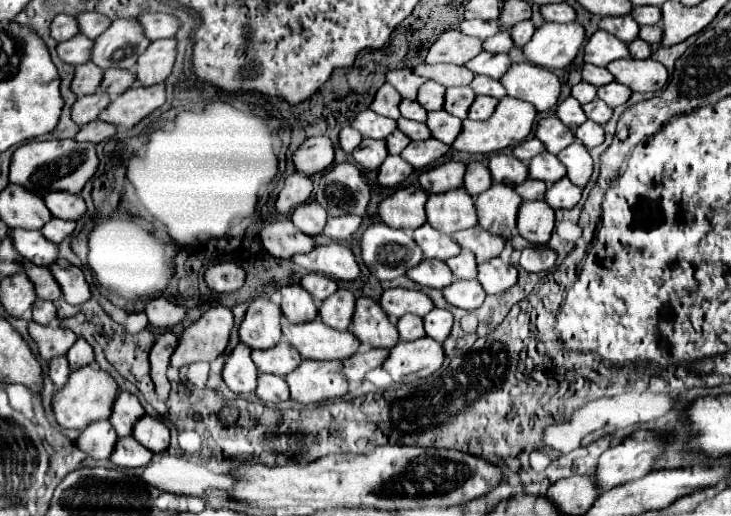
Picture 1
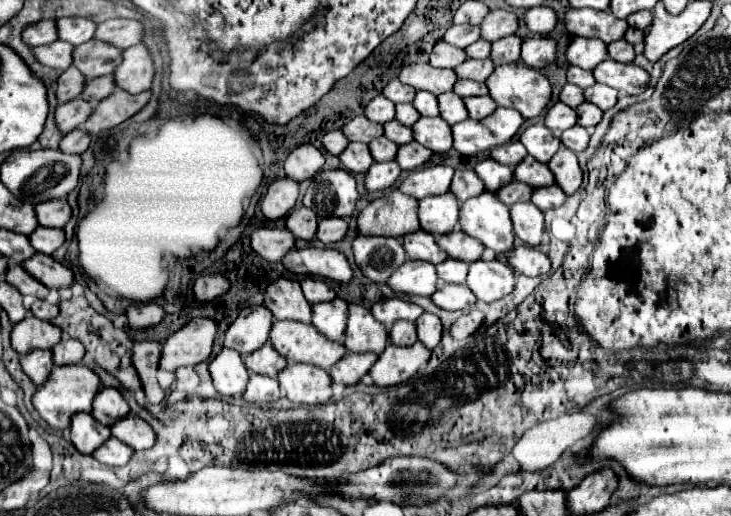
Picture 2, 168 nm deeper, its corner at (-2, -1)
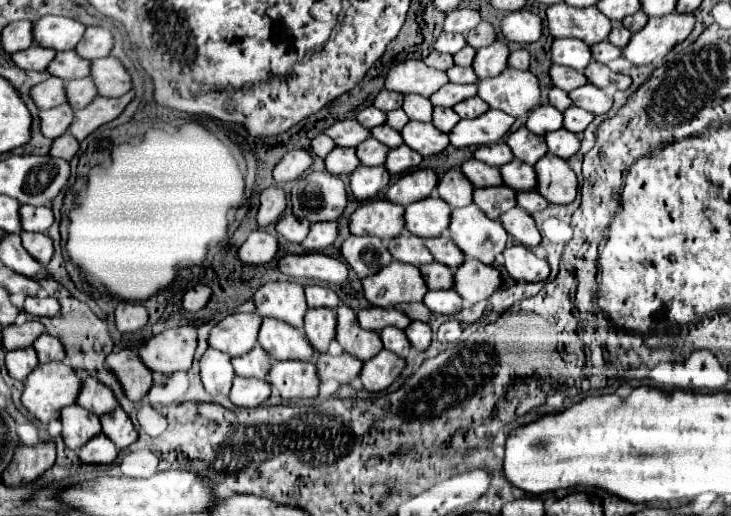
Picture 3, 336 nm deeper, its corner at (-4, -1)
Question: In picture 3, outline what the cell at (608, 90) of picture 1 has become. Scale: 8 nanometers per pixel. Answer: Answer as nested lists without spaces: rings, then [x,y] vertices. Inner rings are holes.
[[[585,84],[577,90],[573,90],[569,96],[575,106],[579,106],[587,112],[593,112],[593,114],[605,114],[613,106],[613,98],[607,96],[605,92],[601,92],[601,88],[595,88],[593,84]]]

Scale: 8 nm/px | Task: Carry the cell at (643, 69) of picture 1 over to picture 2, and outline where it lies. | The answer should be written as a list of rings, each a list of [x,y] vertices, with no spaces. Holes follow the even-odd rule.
[[[603,60],[603,64],[593,70],[593,76],[597,82],[633,96],[641,94],[649,84],[649,74],[643,68],[635,64],[619,64],[615,60]]]

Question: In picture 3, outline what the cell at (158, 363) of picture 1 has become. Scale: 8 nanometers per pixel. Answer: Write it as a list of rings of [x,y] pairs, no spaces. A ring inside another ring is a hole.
[[[125,348],[125,350],[111,352],[107,358],[107,364],[121,380],[123,390],[131,402],[141,402],[149,394],[153,386],[151,370],[143,364],[143,360],[135,350]]]

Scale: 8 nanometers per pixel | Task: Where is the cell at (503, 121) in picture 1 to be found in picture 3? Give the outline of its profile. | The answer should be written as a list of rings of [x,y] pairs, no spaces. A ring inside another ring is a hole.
[[[489,110],[479,118],[461,120],[449,134],[449,140],[455,148],[469,148],[469,146],[483,146],[499,142],[507,136],[509,128],[513,126],[515,118],[501,112]]]

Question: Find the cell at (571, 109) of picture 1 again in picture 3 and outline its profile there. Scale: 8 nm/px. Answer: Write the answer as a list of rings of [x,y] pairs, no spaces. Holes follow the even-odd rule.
[[[551,104],[547,106],[537,106],[531,114],[529,114],[529,120],[525,124],[531,132],[539,134],[539,136],[545,136],[547,132],[553,132],[553,130],[559,130],[563,128],[563,112],[559,112],[557,108],[553,108]]]

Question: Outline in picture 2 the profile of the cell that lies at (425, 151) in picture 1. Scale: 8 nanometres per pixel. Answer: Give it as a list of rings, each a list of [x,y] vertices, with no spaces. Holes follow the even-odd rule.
[[[409,142],[399,148],[395,162],[399,164],[401,170],[413,170],[427,164],[429,158],[431,158],[431,152],[425,146],[421,146],[419,142]]]

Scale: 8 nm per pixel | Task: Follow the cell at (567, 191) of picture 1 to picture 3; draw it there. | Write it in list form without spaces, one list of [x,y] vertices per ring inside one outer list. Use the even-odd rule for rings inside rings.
[[[529,190],[529,192],[517,192],[517,204],[529,214],[535,214],[539,210],[545,210],[549,206],[549,200],[545,200],[539,192]]]

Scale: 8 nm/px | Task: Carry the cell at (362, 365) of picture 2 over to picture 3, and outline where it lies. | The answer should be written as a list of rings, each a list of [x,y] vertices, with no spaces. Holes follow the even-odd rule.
[[[325,352],[317,360],[319,378],[321,380],[335,378],[341,384],[349,384],[361,372],[361,368],[363,368],[363,362],[357,356],[351,356],[351,354],[331,356],[329,352]]]

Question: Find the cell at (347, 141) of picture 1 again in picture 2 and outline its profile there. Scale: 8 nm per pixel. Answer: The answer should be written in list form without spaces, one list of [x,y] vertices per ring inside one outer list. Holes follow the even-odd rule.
[[[333,130],[333,132],[327,132],[323,136],[323,148],[329,152],[329,154],[335,154],[339,156],[339,152],[343,152],[347,148],[349,140],[343,136],[341,130]]]

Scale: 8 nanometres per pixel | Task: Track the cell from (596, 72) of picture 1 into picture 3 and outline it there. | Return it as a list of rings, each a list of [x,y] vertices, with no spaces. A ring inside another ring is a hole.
[[[553,64],[551,70],[549,70],[551,78],[553,78],[553,84],[565,92],[571,92],[579,86],[585,86],[587,84],[587,78],[583,72],[577,72],[573,68],[565,68],[565,66],[557,66]]]

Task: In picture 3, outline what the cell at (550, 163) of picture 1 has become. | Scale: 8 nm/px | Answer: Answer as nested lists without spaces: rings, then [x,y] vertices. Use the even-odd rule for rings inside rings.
[[[511,160],[509,164],[501,166],[501,176],[503,182],[509,184],[511,188],[517,190],[535,190],[537,188],[537,174],[533,166],[521,162],[521,160]]]

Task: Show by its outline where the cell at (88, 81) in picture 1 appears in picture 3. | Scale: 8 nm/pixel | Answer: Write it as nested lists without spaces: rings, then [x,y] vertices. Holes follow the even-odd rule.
[[[57,76],[47,78],[45,82],[37,84],[31,92],[33,100],[37,102],[39,108],[53,108],[59,104],[67,102],[67,90],[65,90],[65,80],[59,80]]]

